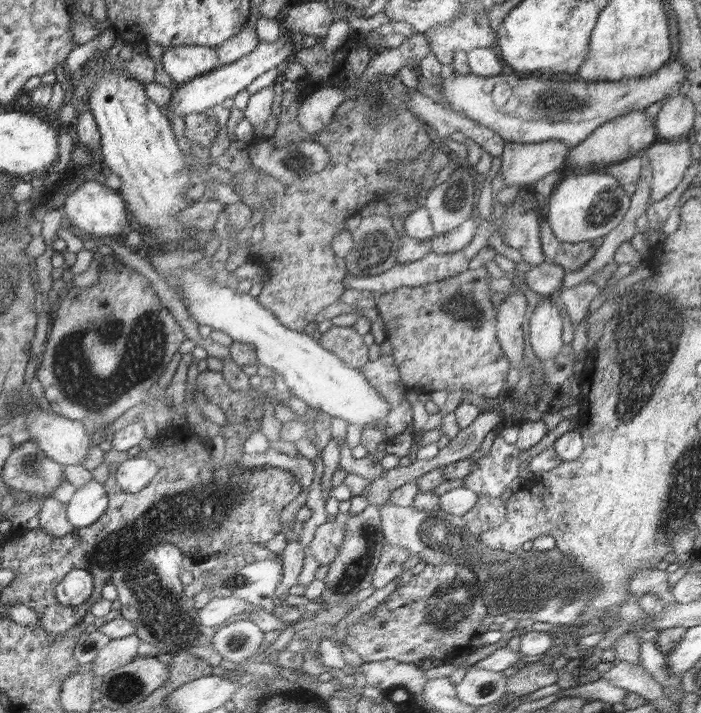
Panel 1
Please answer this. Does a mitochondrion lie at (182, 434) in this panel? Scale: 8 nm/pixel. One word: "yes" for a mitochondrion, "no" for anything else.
no

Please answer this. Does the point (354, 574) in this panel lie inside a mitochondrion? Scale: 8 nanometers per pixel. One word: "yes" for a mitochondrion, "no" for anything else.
yes

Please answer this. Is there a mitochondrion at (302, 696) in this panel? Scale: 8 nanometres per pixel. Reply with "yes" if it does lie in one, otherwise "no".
no

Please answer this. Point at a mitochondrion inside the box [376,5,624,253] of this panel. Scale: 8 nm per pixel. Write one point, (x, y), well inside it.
(554, 104)

